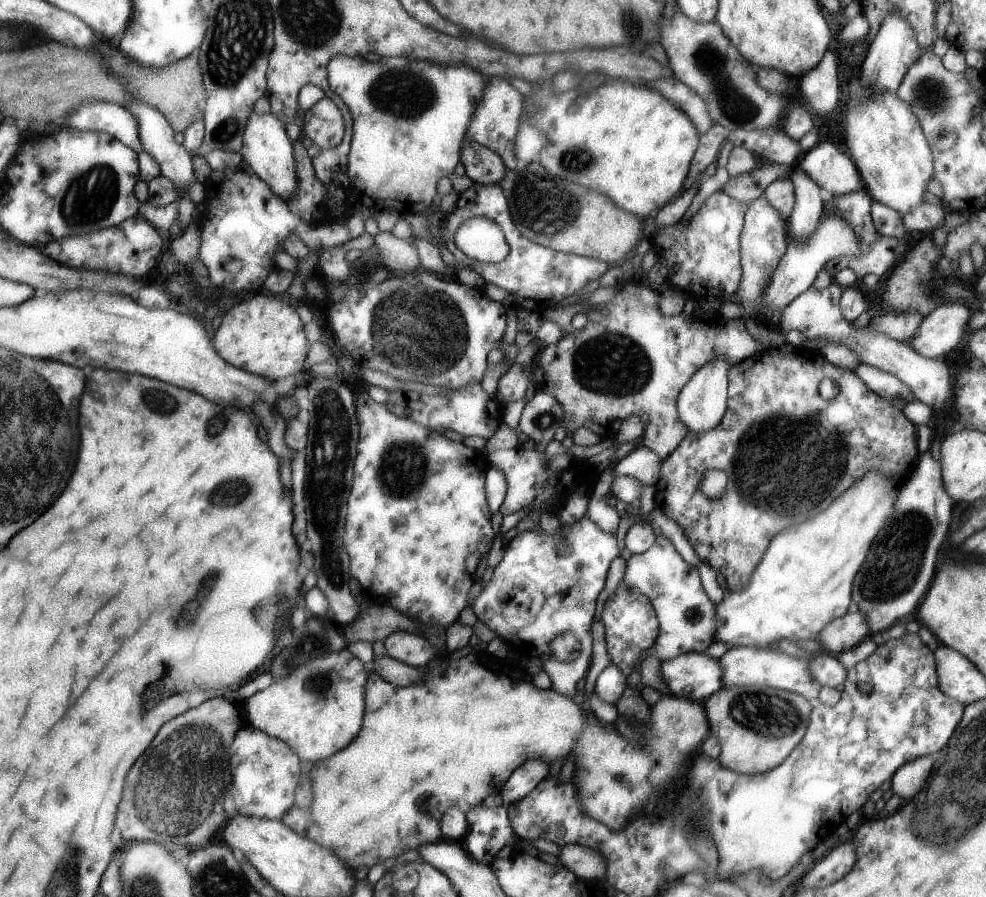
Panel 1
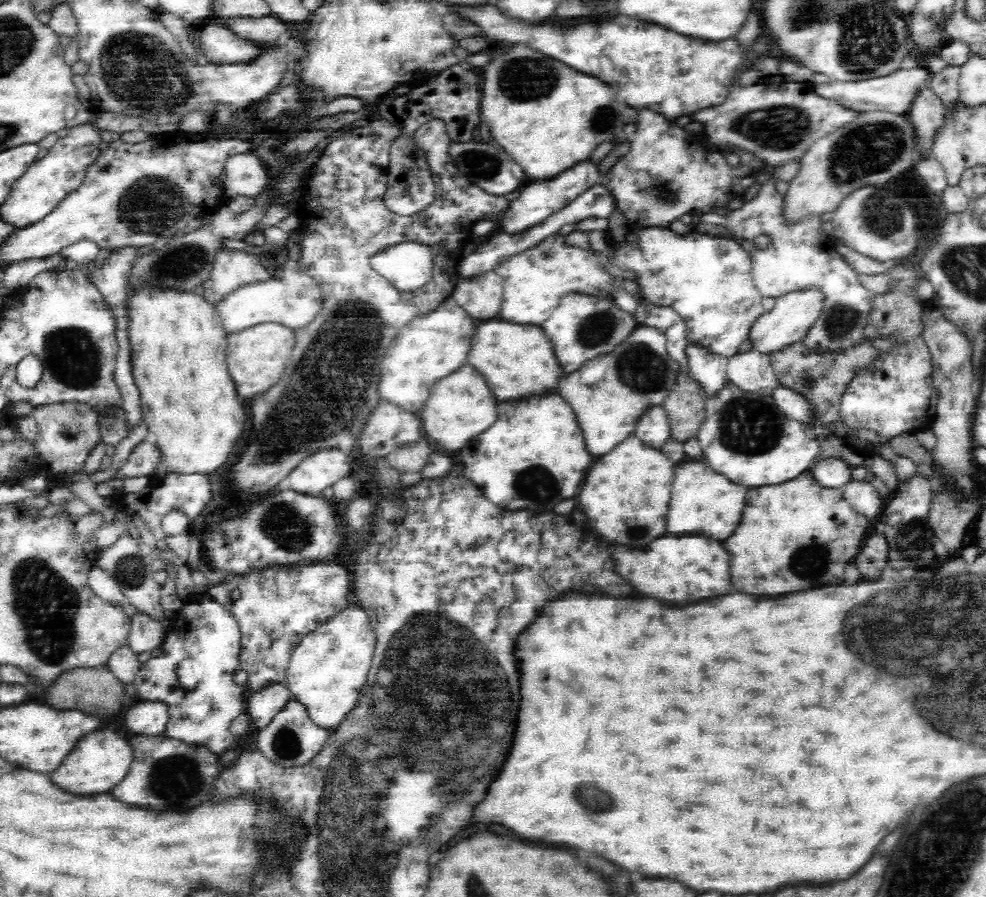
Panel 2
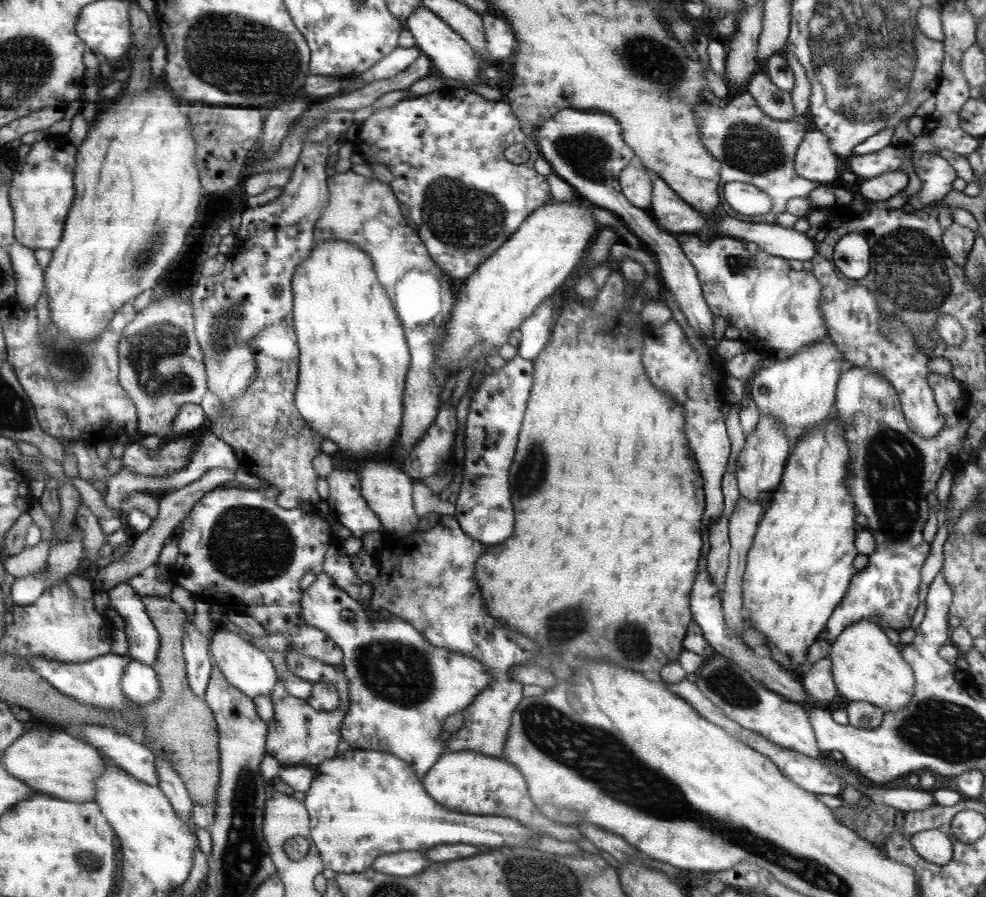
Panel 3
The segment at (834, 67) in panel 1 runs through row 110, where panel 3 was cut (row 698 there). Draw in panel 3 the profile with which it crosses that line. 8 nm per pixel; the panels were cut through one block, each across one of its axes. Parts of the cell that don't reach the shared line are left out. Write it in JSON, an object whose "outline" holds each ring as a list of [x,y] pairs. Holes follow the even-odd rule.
{"outline":[[[829,654],[812,665],[812,668],[799,677],[805,692],[812,702],[819,705],[821,700],[831,700],[836,696],[834,686],[833,661]]]}

